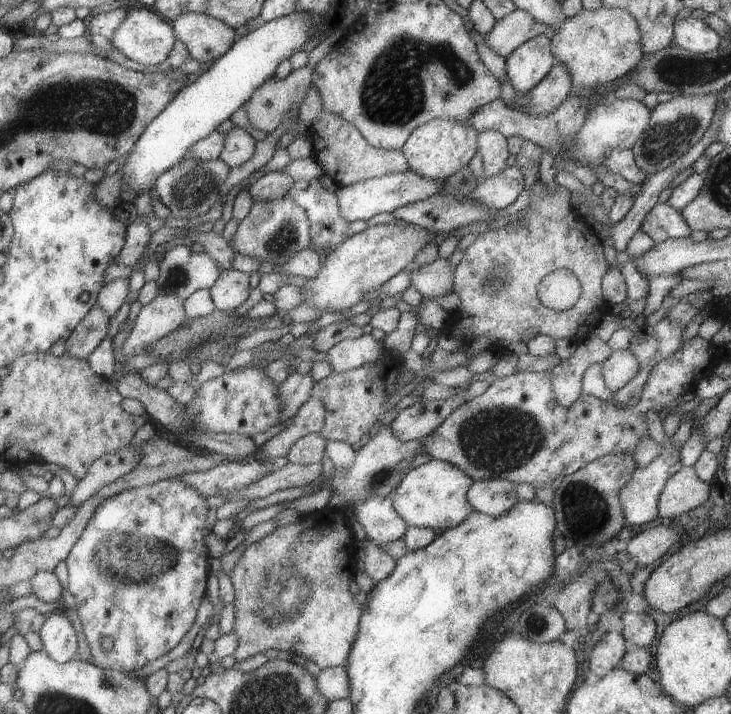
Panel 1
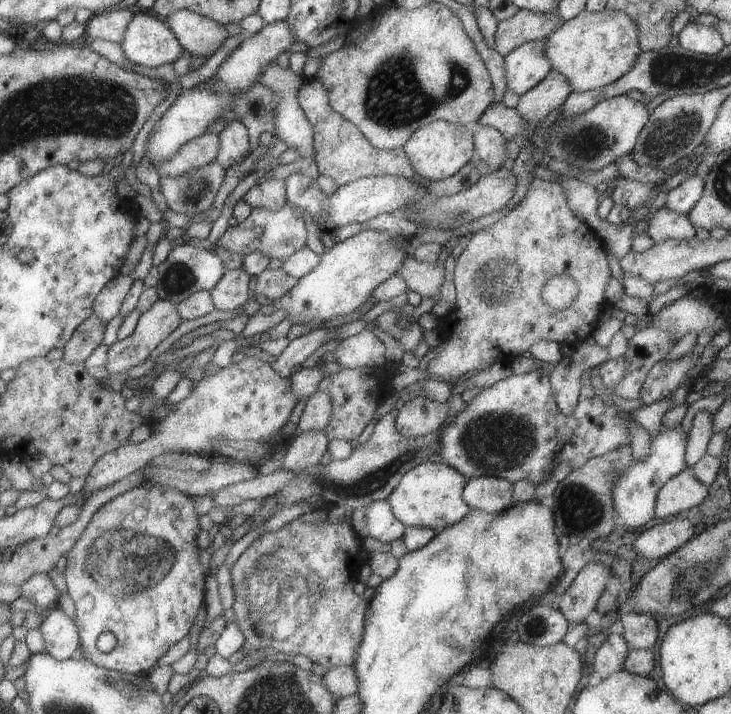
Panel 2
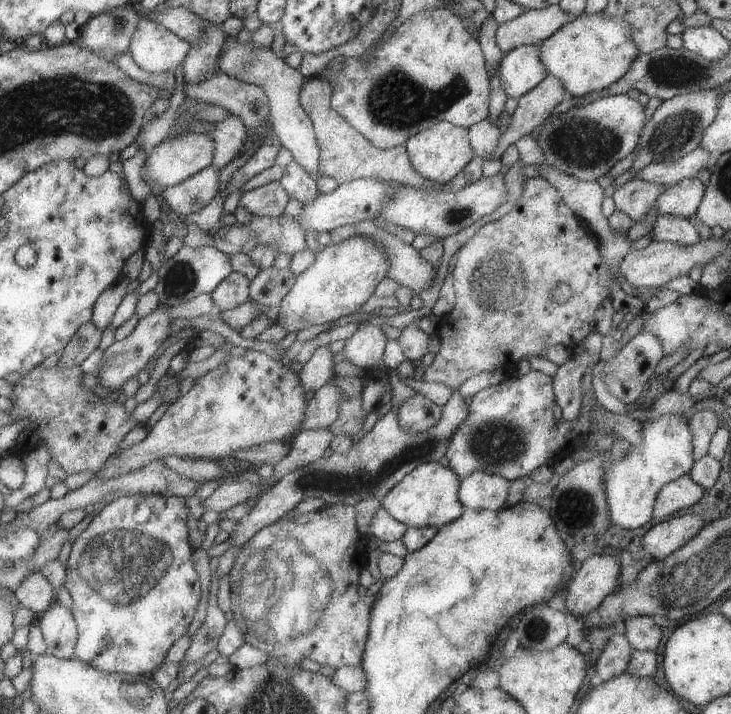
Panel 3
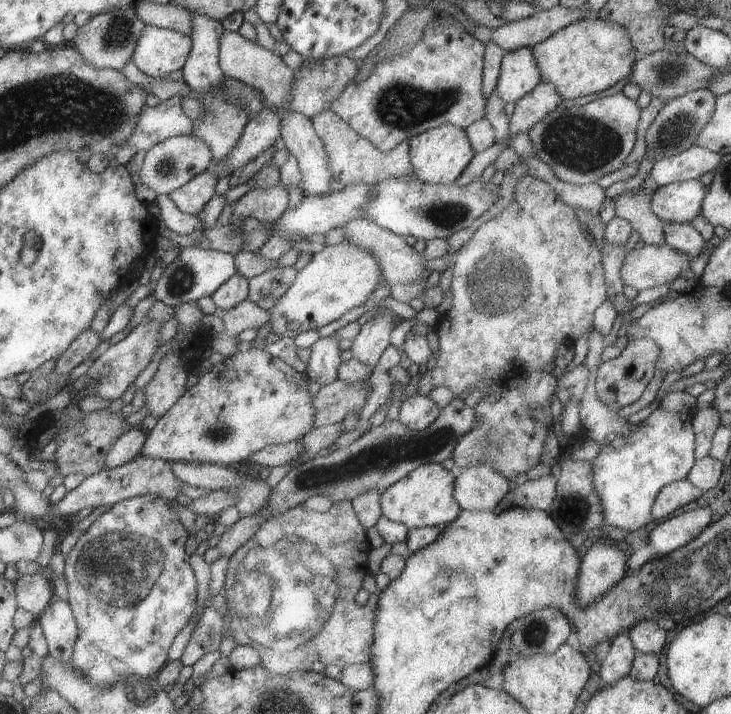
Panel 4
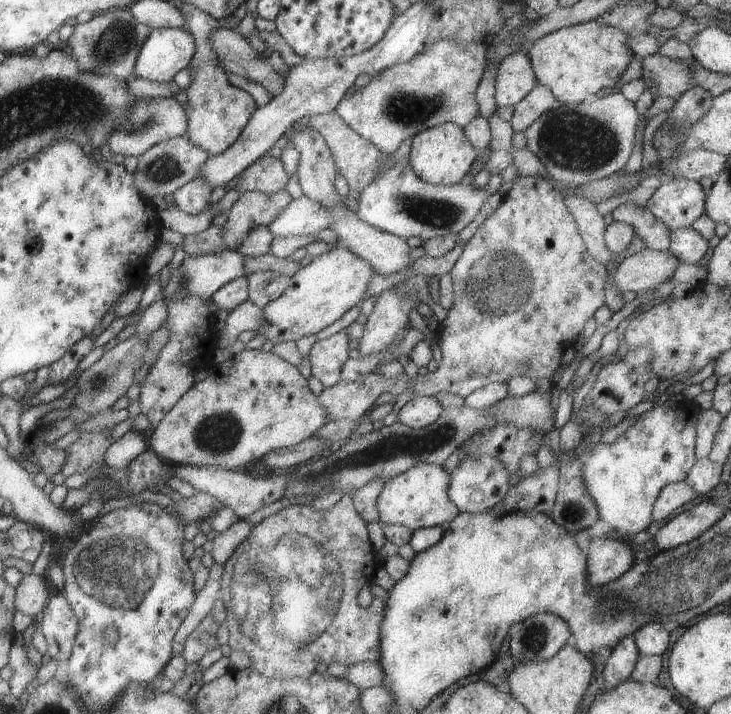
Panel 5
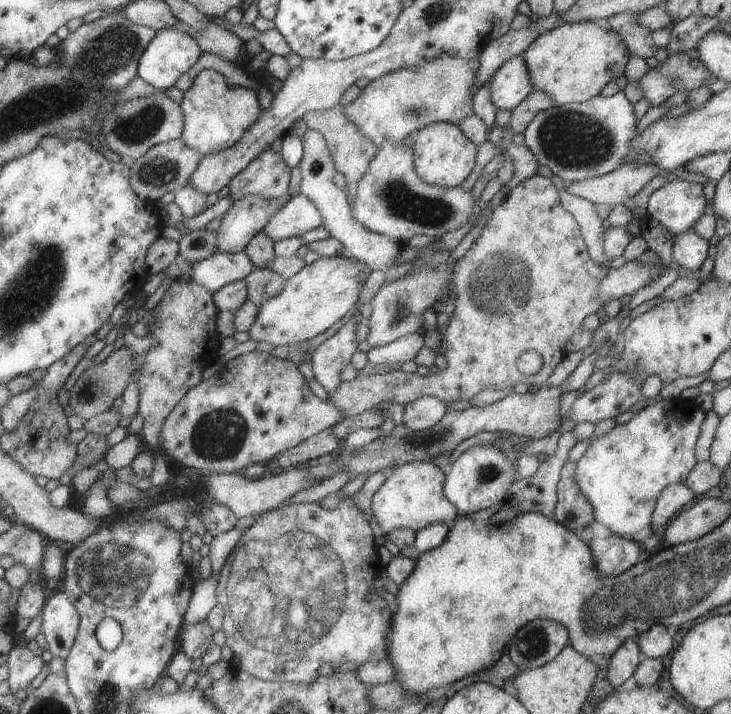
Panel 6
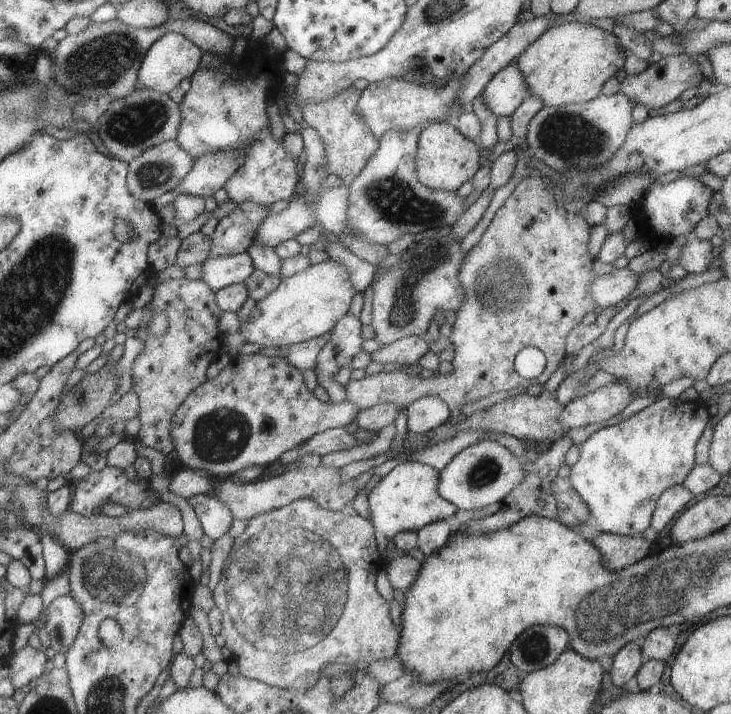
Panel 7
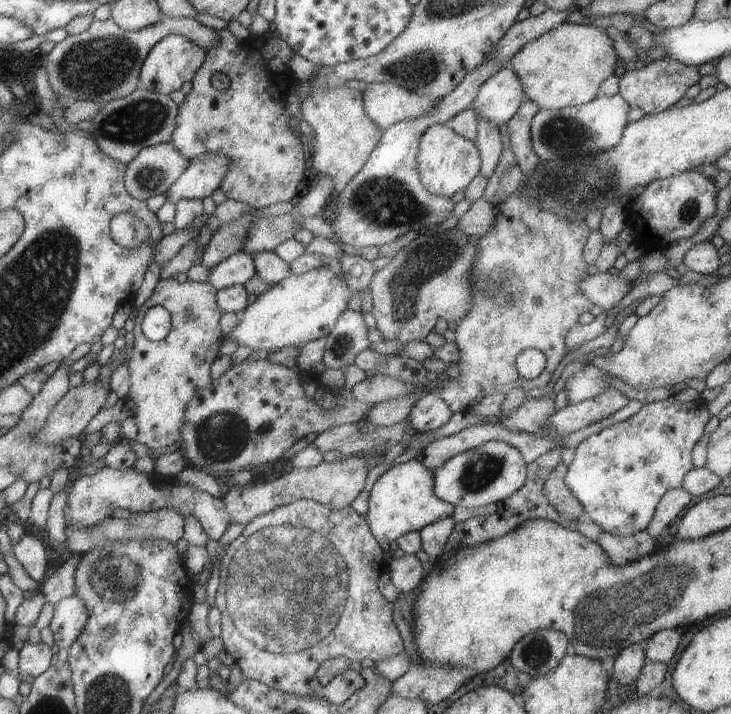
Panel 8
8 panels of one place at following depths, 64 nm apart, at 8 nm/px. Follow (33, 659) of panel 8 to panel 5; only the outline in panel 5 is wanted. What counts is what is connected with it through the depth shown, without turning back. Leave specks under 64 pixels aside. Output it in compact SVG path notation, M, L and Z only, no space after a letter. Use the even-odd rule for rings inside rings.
M13 645L9 652L9 664L12 668L12 678L8 679L10 684L10 693L14 694L16 698L26 690L26 686L32 685L36 676L38 676L38 666L30 662L28 658L28 650L22 645Z

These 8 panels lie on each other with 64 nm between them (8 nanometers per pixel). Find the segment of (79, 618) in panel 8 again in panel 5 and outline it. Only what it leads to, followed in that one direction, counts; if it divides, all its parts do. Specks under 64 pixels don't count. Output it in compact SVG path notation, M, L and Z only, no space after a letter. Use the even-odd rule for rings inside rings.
M54 594L38 618L38 625L42 628L47 640L47 659L69 661L79 629L71 604L63 594Z

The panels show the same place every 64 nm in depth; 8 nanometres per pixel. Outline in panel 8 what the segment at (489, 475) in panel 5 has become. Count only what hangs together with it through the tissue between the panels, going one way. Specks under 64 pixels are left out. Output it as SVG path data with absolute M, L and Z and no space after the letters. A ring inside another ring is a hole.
M490 440L476 448L458 453L436 469L434 492L438 498L467 509L491 504L503 504L505 498L522 490L527 477L527 462L523 453L504 441Z

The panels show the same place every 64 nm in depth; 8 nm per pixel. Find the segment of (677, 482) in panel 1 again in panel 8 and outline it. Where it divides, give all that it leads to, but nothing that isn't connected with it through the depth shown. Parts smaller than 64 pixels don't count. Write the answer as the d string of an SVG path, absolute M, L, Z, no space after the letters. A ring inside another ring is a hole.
M683 486L670 489L666 494L662 495L647 528L650 536L656 537L662 534L662 530L668 528L692 504L692 498L692 494Z

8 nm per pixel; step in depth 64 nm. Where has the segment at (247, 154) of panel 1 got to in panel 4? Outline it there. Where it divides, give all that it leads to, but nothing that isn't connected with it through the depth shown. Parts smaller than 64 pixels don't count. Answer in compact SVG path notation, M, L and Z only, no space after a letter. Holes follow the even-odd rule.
M192 12L192 50L188 54L188 58L182 66L181 70L184 80L192 90L194 90L193 98L201 100L204 104L204 114L200 114L194 119L194 136L200 138L202 142L206 142L213 152L213 162L220 162L222 158L226 158L234 146L238 144L240 136L244 132L248 120L248 112L222 100L222 96L218 96L218 84L222 82L220 78L224 78L225 74L219 65L219 46L220 36L224 34L224 27L221 21L212 20L208 16L196 14Z

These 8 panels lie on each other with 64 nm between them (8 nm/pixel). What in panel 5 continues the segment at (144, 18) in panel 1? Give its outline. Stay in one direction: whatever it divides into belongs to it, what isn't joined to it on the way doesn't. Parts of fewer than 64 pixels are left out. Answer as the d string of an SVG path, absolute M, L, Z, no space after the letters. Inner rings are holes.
M181 28L152 29L138 52L135 73L152 82L168 82L168 80L173 80L177 72L189 66L194 52L196 52L196 41L187 30Z

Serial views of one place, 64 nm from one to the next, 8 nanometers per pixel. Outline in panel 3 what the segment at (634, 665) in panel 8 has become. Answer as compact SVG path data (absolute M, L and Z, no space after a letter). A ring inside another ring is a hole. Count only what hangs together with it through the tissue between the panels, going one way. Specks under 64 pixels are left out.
M624 634L610 637L596 663L596 670L603 682L612 680L614 676L620 676L626 672L628 662L632 658L632 652L633 648Z

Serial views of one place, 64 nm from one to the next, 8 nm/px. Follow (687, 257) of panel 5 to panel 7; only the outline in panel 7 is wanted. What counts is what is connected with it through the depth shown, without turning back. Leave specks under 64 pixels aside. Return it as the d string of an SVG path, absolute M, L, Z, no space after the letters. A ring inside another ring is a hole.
M692 234L686 237L683 244L678 264L688 273L703 273L710 268L714 254L714 246L710 240L698 240Z

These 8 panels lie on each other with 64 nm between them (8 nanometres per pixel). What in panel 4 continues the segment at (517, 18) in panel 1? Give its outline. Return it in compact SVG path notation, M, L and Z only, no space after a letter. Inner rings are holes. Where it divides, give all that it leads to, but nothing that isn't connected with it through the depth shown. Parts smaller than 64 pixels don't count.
M588 1L582 8L564 8L558 4L550 10L537 10L536 14L528 18L507 22L494 29L480 26L482 32L474 36L480 42L492 42L500 46L504 52L524 47L532 48L565 26L591 15L593 14L588 8Z

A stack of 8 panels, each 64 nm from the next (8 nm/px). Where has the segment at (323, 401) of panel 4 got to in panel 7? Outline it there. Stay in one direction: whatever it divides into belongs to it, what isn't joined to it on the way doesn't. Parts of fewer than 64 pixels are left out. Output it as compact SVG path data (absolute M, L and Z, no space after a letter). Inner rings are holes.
M542 176L524 178L496 211L491 224L482 233L480 242L467 252L458 272L458 280L466 298L458 308L452 325L449 339L454 346L454 358L445 372L436 372L428 379L421 375L408 376L401 371L366 375L359 380L350 380L344 386L348 396L346 401L352 402L361 411L384 403L405 408L423 396L434 395L449 406L452 416L456 416L464 405L489 394L502 391L509 393L514 388L522 391L539 390L568 356L565 344L570 332L588 312L598 306L590 294L590 284L596 280L597 275L593 269L593 258L588 252L590 226L582 216L560 206L558 197L550 179ZM526 347L537 348L546 356L546 368L538 378L522 378L514 368L516 355Z

